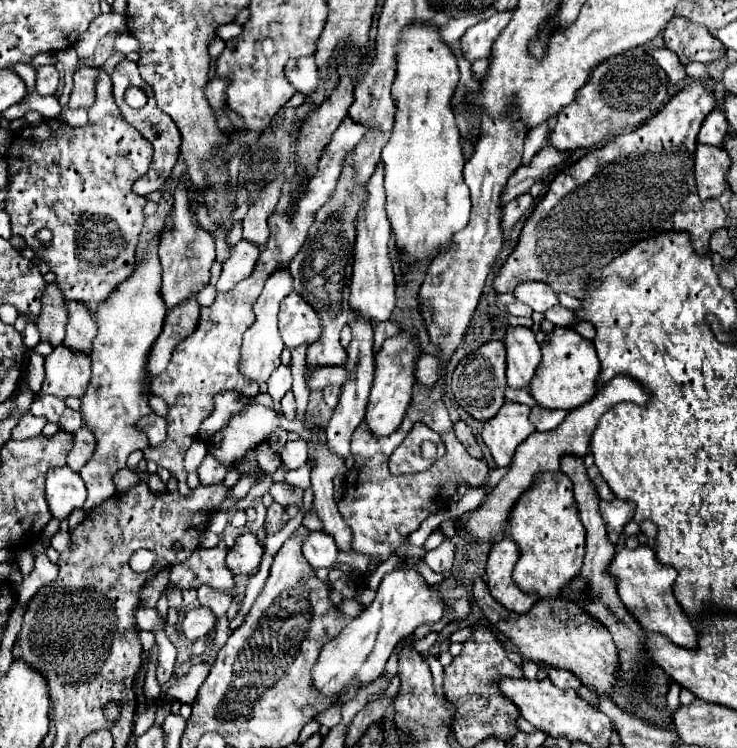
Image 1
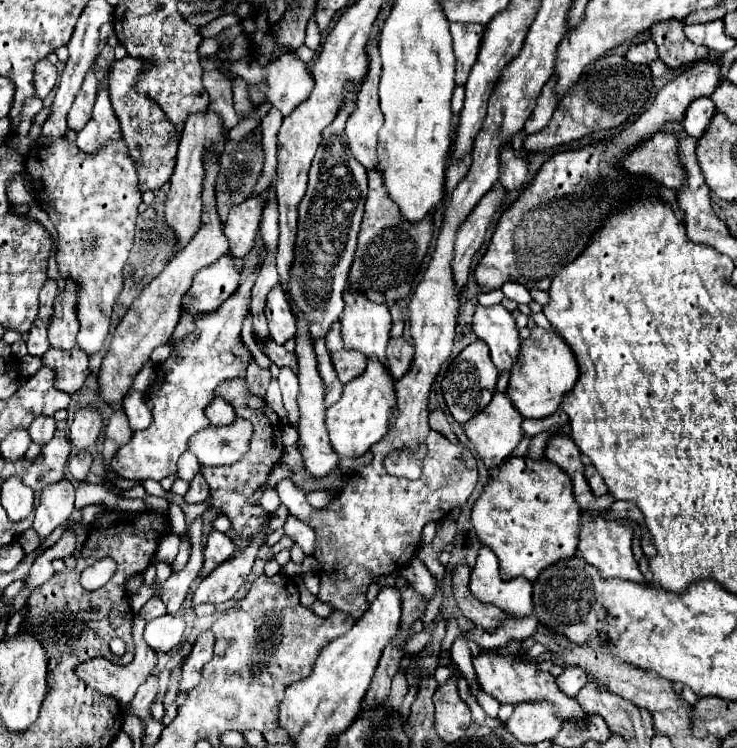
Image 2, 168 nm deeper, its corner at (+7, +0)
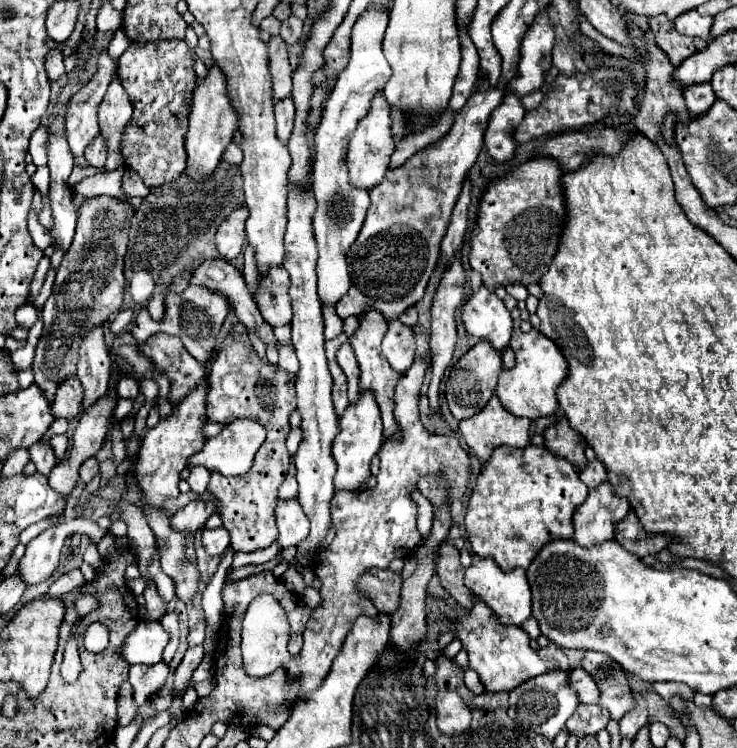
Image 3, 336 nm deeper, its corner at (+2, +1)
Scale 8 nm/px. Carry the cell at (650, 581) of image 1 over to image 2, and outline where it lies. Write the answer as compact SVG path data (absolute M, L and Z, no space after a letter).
M603 511L597 515L595 521L589 521L589 517L585 513L581 515L581 535L579 535L577 557L585 559L593 567L597 567L597 571L603 579L627 579L627 581L635 581L641 585L649 585L633 555L631 541L633 541L631 525L621 525L617 521L605 521Z

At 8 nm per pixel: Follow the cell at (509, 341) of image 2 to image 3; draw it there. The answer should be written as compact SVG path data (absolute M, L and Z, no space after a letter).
M484 286L472 290L460 308L460 316L468 334L486 338L498 352L508 346L512 336L512 318L504 302L494 292L488 292Z

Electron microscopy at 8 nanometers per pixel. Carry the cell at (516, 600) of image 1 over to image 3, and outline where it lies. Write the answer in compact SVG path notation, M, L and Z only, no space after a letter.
M476 558L476 562L466 570L464 584L496 614L498 622L504 626L520 626L524 620L532 616L530 602L530 586L526 580L526 570L510 570L502 572L492 558Z

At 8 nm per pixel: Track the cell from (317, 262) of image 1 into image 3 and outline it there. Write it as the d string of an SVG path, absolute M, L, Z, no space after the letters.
M372 6L366 12L368 14L358 18L358 22L352 28L350 62L342 70L342 74L338 74L336 88L332 90L328 102L324 104L322 120L314 134L316 156L312 164L312 190L318 202L314 214L314 236L320 252L316 272L318 272L318 296L322 302L328 304L336 304L338 298L342 298L350 288L346 252L358 238L362 222L366 218L366 210L370 206L368 190L354 188L348 180L346 172L348 142L358 126L358 120L362 120L368 114L372 98L384 90L392 74L390 64L382 54L382 38L388 26L388 8Z

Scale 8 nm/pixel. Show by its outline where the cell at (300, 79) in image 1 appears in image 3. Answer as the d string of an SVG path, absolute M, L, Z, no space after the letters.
M284 98L282 102L276 102L276 124L278 124L278 140L282 144L288 144L288 138L294 128L294 102L292 102L292 98Z

